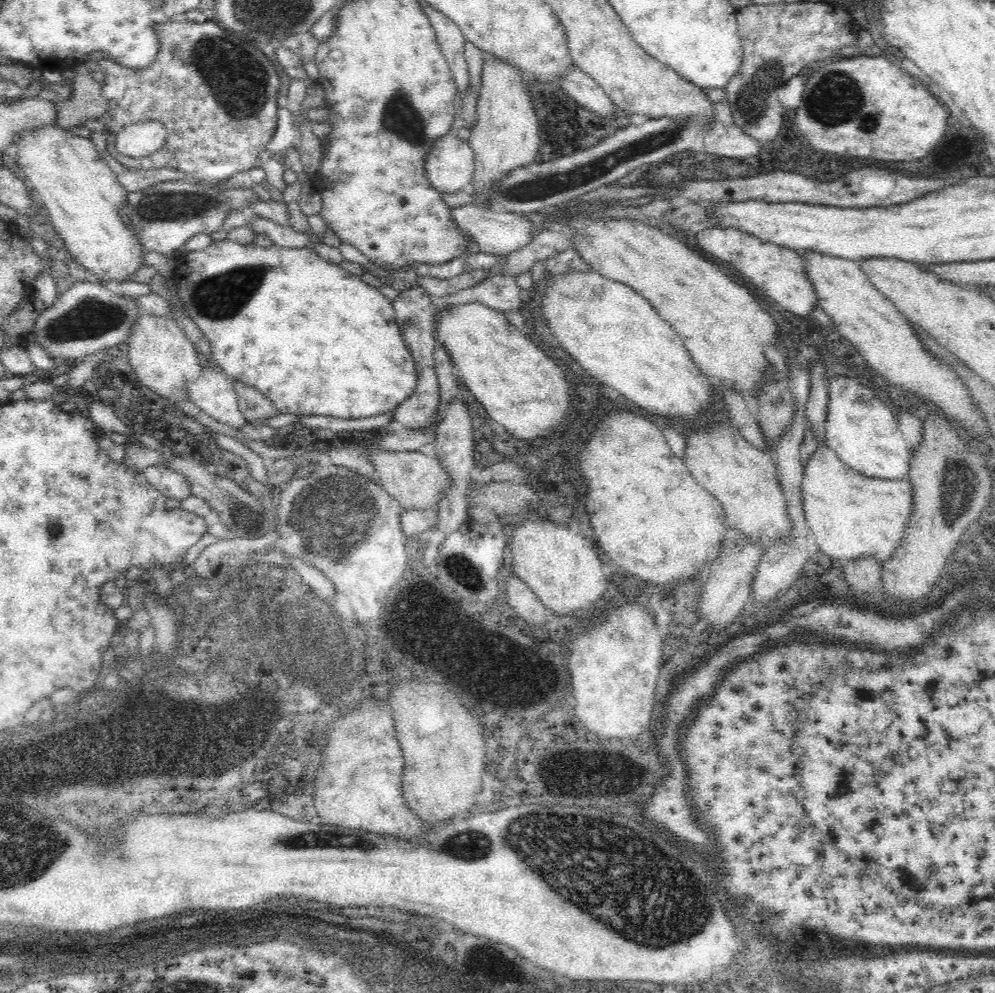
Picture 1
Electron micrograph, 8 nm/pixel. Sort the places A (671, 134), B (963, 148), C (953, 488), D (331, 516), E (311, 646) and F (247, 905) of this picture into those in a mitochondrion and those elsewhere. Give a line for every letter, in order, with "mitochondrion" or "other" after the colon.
A: mitochondrion
B: other
C: mitochondrion
D: mitochondrion
E: mitochondrion
F: other

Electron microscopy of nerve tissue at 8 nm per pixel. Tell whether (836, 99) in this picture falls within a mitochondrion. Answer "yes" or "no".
yes

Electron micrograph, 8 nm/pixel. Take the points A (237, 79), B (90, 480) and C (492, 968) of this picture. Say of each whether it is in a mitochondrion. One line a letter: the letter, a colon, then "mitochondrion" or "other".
A: mitochondrion
B: other
C: other

